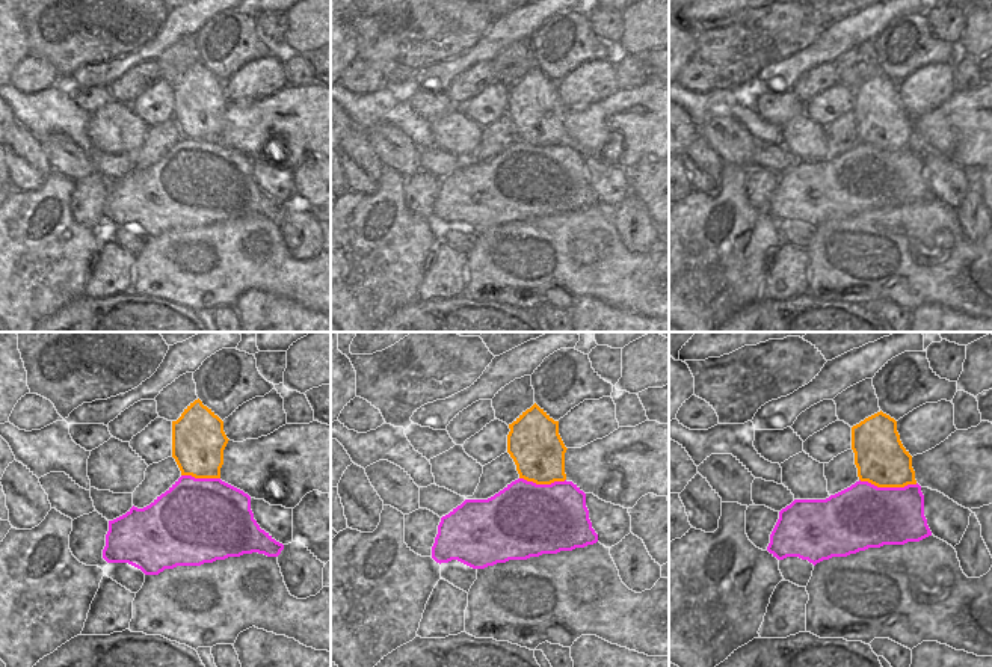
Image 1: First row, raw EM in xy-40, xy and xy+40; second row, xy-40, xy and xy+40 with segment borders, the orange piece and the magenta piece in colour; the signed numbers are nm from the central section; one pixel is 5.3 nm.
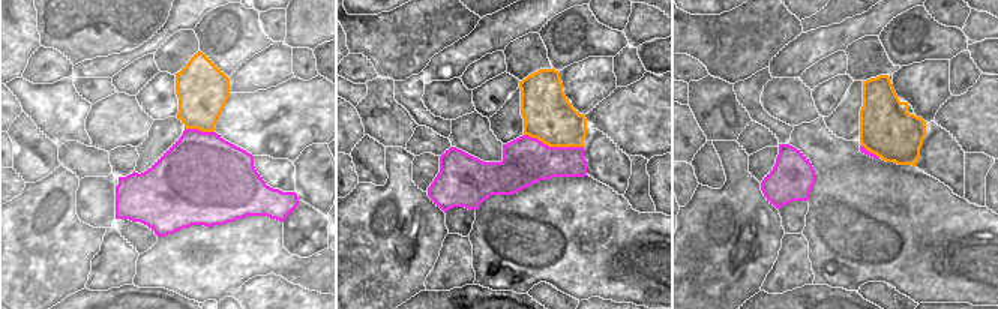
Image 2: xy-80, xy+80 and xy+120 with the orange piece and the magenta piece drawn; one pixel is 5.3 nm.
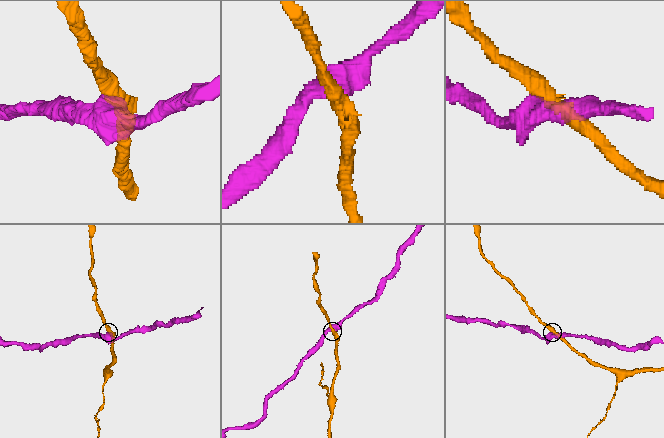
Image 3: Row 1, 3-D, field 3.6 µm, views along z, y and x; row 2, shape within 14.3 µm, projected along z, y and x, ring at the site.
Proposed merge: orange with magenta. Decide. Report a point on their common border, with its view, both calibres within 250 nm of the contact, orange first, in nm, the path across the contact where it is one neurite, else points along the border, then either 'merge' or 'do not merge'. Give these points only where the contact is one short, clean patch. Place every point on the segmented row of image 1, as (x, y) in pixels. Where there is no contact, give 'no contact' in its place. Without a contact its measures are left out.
contact xy+40 (888, 486); calibres 280 and 340 nm; border xy+40 (859, 479), (878, 486), (917, 483); do not merge

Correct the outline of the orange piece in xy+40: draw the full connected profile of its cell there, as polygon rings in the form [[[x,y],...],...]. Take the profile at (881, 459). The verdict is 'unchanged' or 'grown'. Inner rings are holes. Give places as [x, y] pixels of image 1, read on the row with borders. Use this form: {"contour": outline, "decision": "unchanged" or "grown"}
{"contour": [[[882,410],[852,427],[852,450],[861,481],[877,487],[917,484],[912,456],[900,441],[897,421]]], "decision": "unchanged"}

